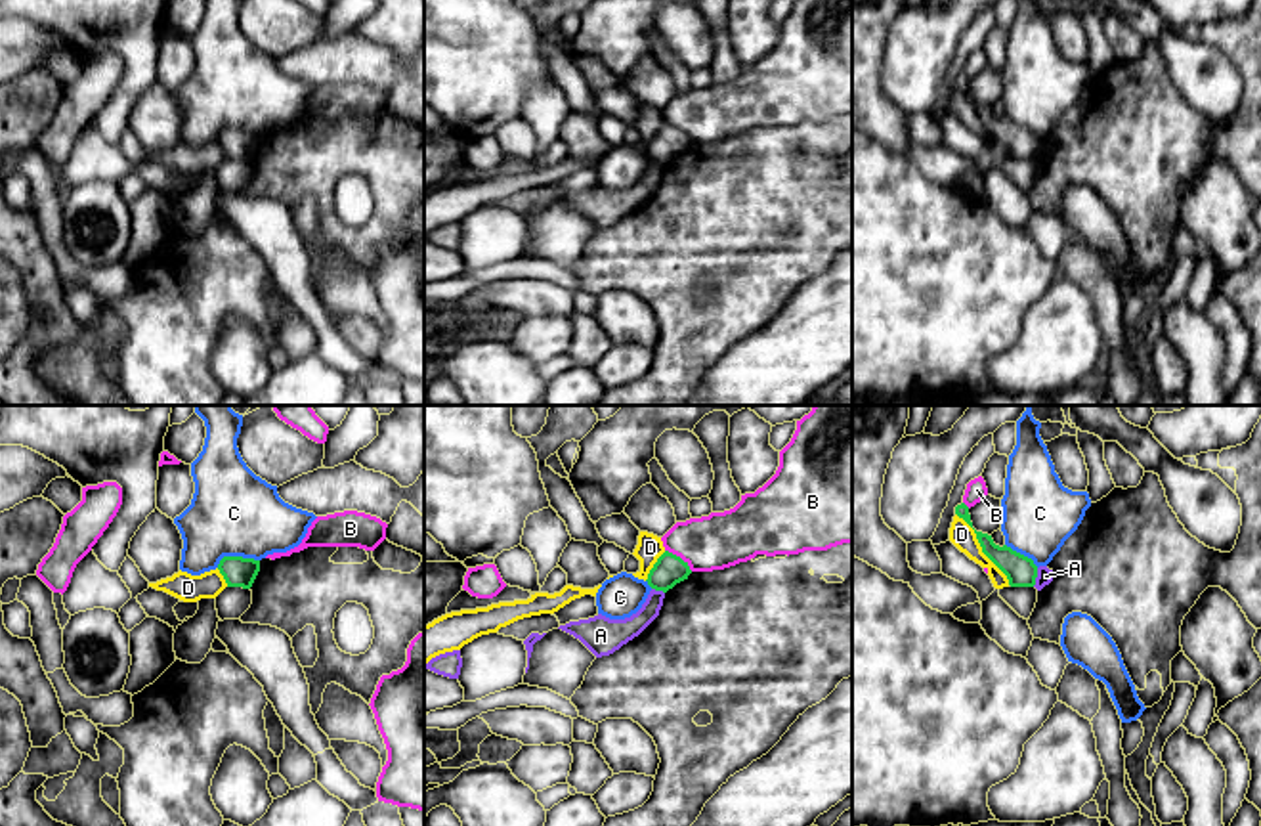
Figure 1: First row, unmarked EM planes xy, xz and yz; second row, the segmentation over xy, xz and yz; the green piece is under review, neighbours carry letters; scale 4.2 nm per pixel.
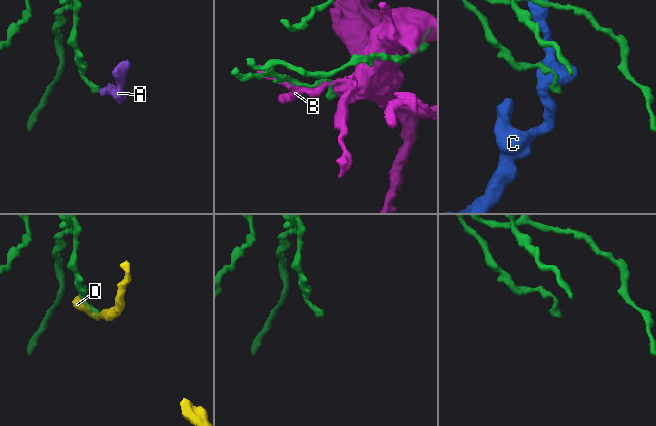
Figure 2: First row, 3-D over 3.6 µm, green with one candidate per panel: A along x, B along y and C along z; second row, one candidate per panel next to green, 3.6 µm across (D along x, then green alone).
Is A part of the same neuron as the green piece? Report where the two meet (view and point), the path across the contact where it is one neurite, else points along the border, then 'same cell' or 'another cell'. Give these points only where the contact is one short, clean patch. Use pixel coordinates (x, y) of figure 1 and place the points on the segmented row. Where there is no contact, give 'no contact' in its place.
contact yz (1036, 576); border yz (1038, 568), (1032, 586); another cell

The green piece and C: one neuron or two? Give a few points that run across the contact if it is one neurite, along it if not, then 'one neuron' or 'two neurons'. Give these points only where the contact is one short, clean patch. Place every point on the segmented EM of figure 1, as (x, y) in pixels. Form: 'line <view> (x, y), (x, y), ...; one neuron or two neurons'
two neurons

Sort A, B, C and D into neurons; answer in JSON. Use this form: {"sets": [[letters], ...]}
{"sets": [["A"], ["B"], ["C"], ["D"]]}

